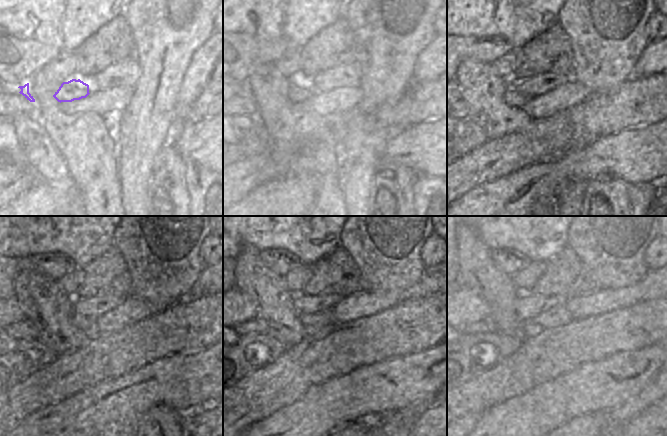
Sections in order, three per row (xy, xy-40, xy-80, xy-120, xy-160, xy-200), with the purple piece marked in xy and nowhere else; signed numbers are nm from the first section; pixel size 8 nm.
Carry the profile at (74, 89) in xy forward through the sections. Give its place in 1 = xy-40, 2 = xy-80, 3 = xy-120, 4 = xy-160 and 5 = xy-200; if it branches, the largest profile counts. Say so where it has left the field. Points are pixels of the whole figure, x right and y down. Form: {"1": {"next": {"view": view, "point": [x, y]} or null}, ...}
{"1": {"next": {"view": "xy-40", "point": [299, 91]}}, "2": {"next": {"view": "xy-80", "point": [513, 97]}}, "3": {"next": {"view": "xy-120", "point": [85, 323]}}, "4": {"next": {"view": "xy-160", "point": [323, 319]}}, "5": {"next": {"view": "xy-200", "point": [558, 315]}}}

